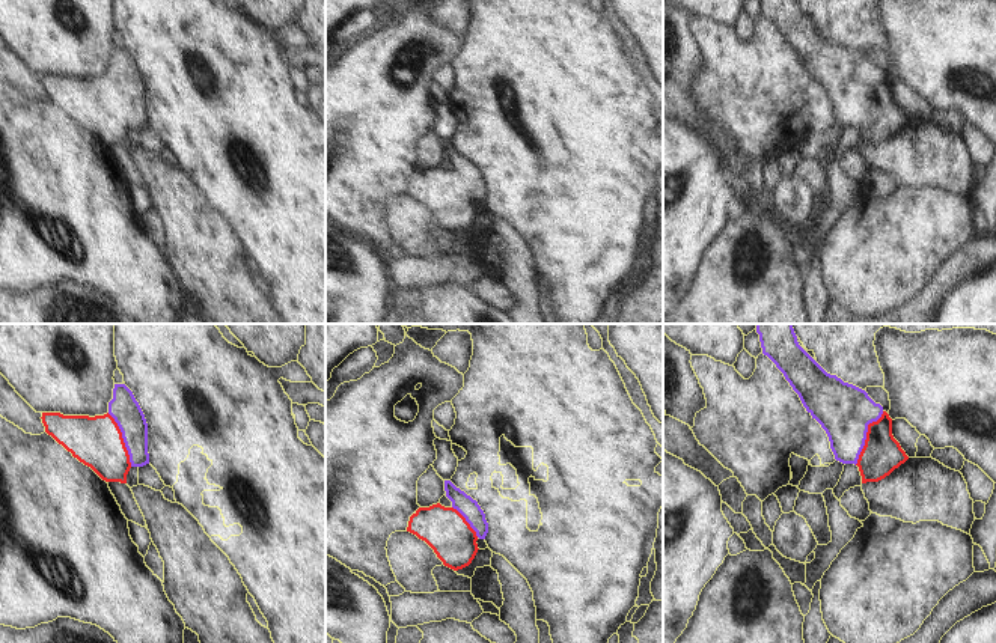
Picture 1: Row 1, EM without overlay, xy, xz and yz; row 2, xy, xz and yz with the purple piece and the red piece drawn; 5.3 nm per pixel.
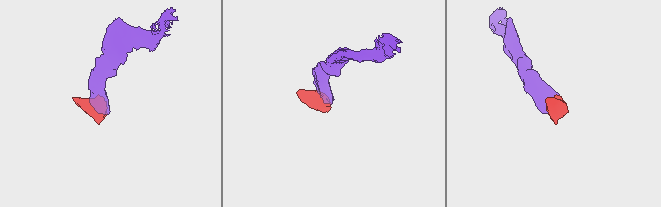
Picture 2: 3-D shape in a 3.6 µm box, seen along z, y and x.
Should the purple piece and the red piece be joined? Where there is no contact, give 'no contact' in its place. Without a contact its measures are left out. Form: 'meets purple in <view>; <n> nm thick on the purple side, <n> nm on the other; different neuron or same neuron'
meets purple in yz; 300 nm thick on the purple side, 220 nm on the other; same neuron

